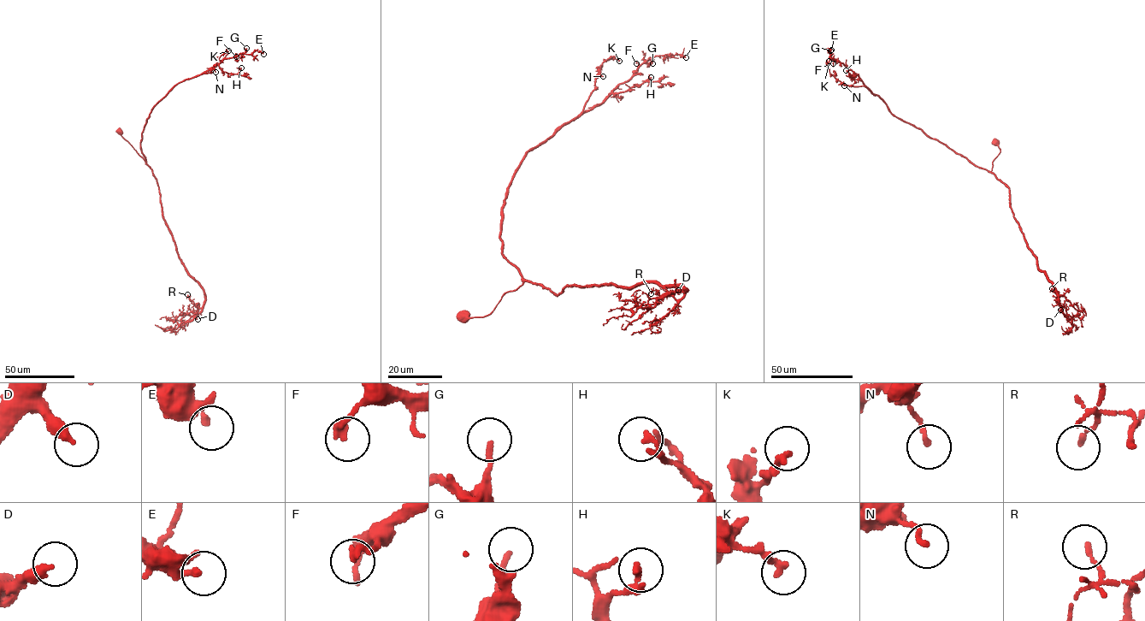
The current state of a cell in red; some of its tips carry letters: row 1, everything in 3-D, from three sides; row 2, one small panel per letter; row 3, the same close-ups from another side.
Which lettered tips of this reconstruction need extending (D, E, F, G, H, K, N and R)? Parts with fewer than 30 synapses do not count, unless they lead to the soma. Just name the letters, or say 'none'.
F

